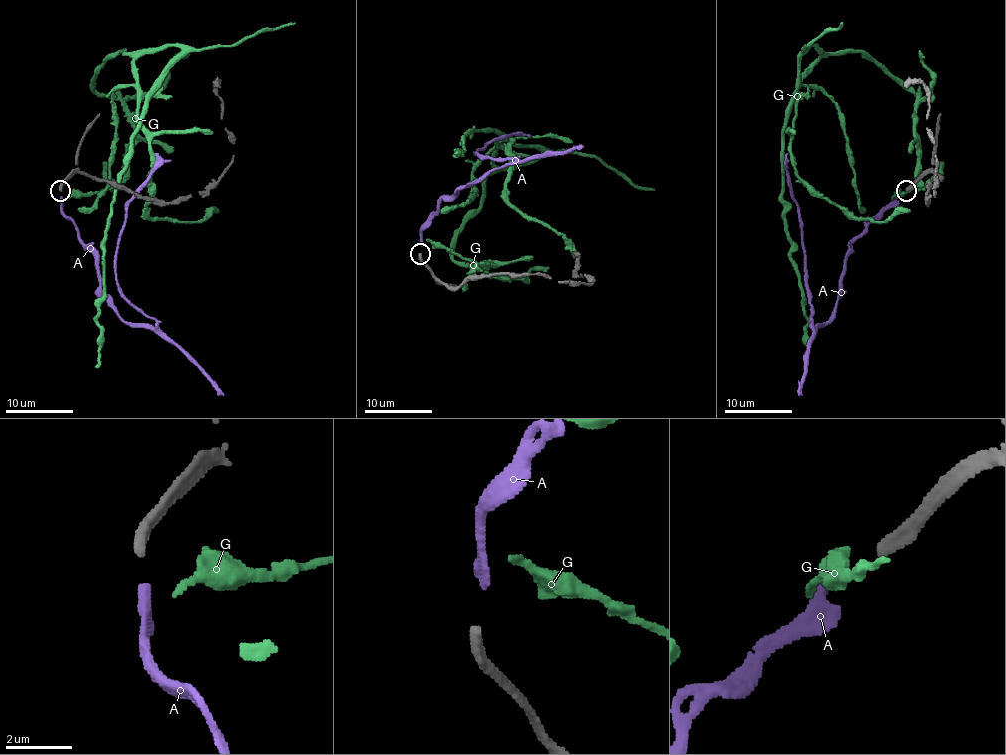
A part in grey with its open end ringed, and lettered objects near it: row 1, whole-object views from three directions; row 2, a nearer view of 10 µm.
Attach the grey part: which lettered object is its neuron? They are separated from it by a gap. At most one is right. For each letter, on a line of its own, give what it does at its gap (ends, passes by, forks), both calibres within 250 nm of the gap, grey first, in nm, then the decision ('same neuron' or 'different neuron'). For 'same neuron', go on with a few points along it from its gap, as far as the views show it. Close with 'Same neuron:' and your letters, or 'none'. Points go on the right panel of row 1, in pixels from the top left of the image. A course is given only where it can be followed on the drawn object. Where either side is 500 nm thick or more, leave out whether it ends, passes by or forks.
A: it ends; calibres 360 and 440 nm; same neuron; course (895, 196), (868, 223), (846, 254), (836, 312), (826, 322), (814, 327), (797, 201), (787, 172), (788, 161)
G: calibres 360 and 500 nm; different neuron
Same neuron: A

